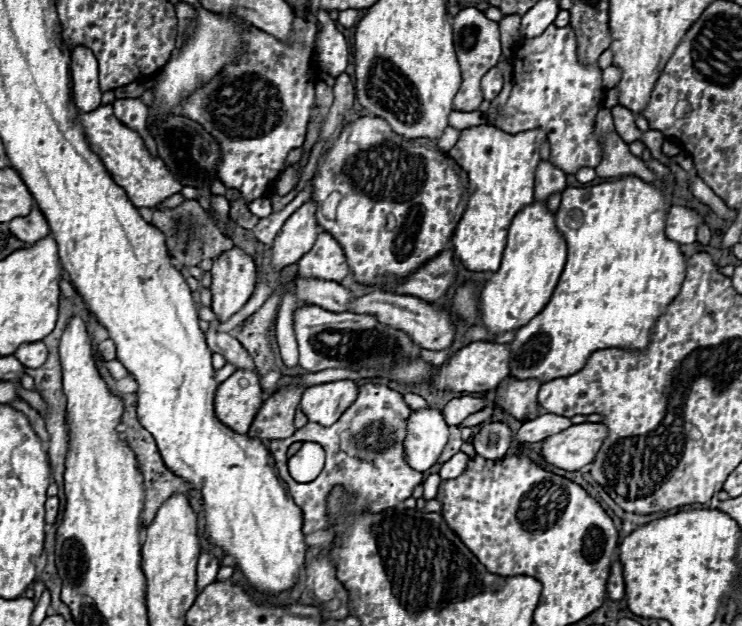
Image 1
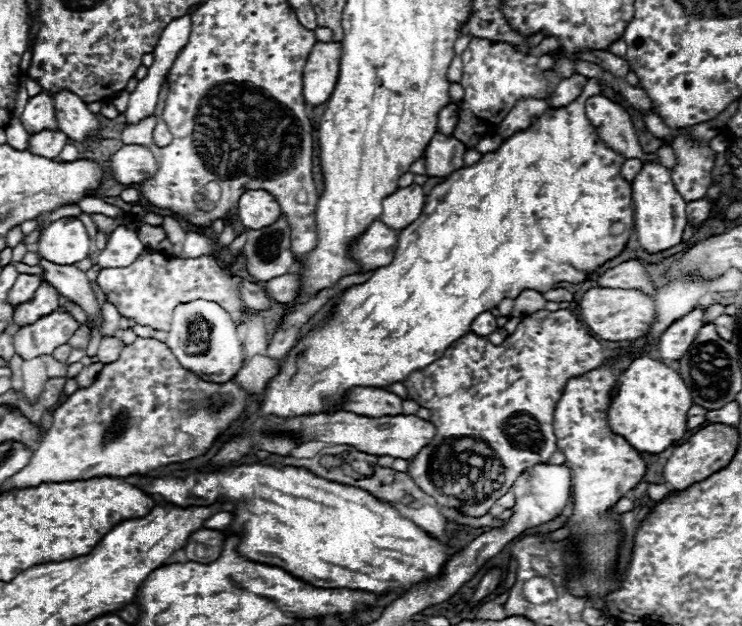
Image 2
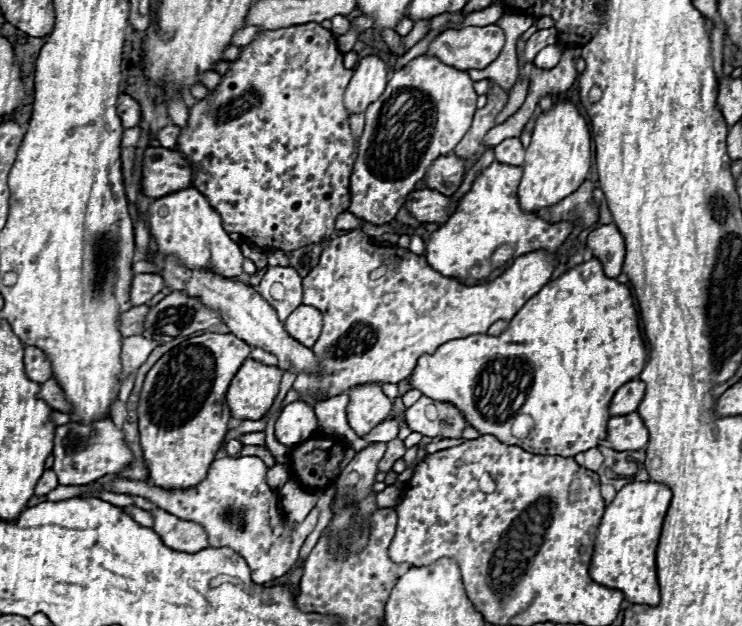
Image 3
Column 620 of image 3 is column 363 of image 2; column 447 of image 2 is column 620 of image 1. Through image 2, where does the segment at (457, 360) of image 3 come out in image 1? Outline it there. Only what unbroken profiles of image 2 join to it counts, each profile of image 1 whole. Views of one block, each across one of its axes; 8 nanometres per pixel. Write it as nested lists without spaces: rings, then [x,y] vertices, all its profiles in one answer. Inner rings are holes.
[[[622,176],[616,182],[606,182],[606,184],[598,184],[592,188],[568,186],[562,192],[562,210],[558,208],[558,212],[556,212],[556,226],[568,242],[568,262],[566,262],[566,268],[558,280],[558,286],[556,286],[550,302],[544,306],[544,310],[540,314],[536,314],[536,318],[532,318],[528,324],[514,330],[514,340],[510,342],[512,356],[516,358],[510,362],[512,378],[516,378],[516,380],[534,378],[540,384],[544,384],[544,382],[556,380],[560,376],[572,376],[572,374],[580,372],[586,366],[592,352],[596,352],[596,350],[606,350],[608,346],[624,346],[628,350],[642,350],[644,346],[648,346],[650,336],[652,336],[652,326],[656,324],[656,318],[660,318],[660,314],[664,314],[664,306],[668,306],[668,302],[672,302],[672,298],[676,298],[676,294],[680,292],[680,284],[684,280],[684,270],[686,270],[684,256],[680,252],[680,244],[676,244],[664,236],[664,216],[666,216],[664,208],[666,208],[666,192],[656,188],[654,184],[642,182],[638,176]]]

